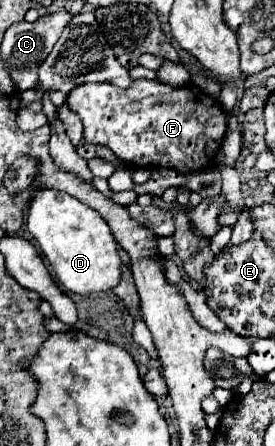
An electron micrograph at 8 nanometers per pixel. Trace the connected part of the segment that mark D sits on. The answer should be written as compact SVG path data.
M40 188L28 202L26 214L28 232L38 240L44 256L52 264L58 280L66 290L76 294L90 294L112 290L118 284L122 264L118 256L118 242L114 240L106 220L96 210L82 204L78 198L68 196L66 192Z

